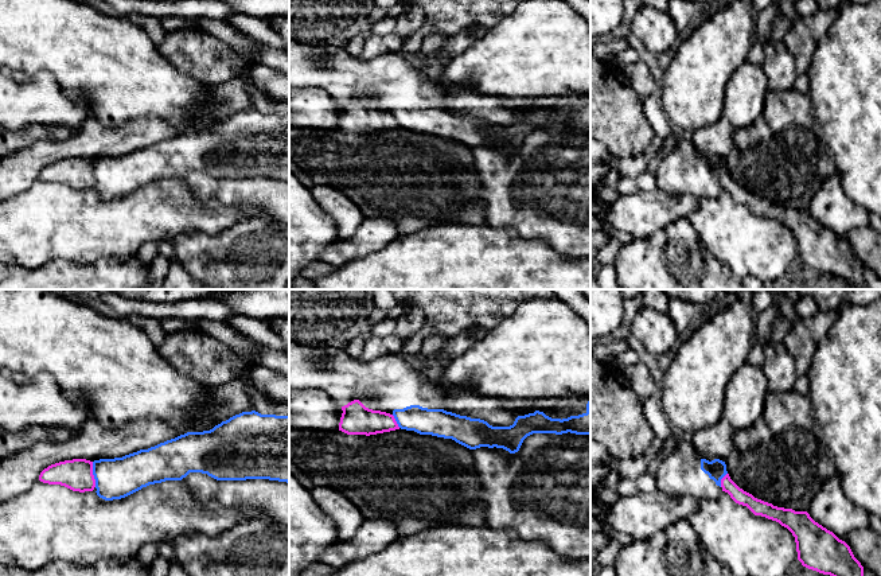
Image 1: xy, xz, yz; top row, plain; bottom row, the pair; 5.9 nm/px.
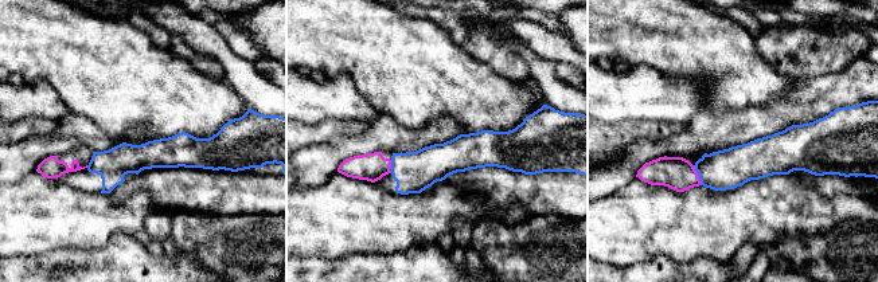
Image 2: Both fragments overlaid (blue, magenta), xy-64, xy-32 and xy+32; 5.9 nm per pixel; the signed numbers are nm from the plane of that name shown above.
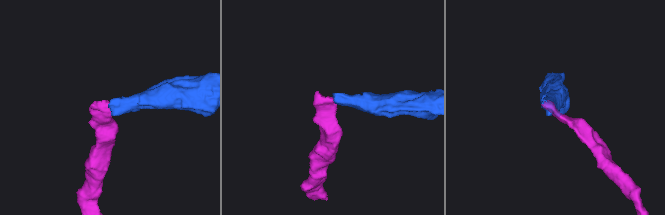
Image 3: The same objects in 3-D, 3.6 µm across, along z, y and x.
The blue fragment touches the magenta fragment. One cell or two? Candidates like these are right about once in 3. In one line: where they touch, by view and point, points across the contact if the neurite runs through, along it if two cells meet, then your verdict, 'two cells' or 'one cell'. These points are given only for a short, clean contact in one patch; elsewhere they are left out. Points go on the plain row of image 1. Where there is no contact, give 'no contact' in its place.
contact xy (93, 172); border xy (92, 160), (96, 185); two cells

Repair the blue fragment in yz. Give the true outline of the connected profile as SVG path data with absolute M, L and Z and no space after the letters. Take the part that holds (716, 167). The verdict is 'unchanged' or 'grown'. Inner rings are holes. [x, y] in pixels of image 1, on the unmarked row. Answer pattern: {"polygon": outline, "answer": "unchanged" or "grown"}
{"polygon": "M689 136L664 153L655 180L670 195L714 198L722 191L721 178L728 172L725 160L702 157Z", "answer": "grown"}

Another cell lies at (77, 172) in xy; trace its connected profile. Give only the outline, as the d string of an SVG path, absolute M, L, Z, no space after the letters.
M73 157L51 163L40 171L39 179L48 183L61 183L73 190L93 190L95 186L93 160Z

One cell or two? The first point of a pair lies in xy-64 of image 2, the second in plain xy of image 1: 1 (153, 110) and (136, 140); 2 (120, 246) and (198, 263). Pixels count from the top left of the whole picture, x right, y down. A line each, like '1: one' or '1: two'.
1: two
2: two

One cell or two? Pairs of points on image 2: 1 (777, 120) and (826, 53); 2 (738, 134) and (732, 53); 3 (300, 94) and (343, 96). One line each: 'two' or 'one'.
1: two
2: two
3: one

